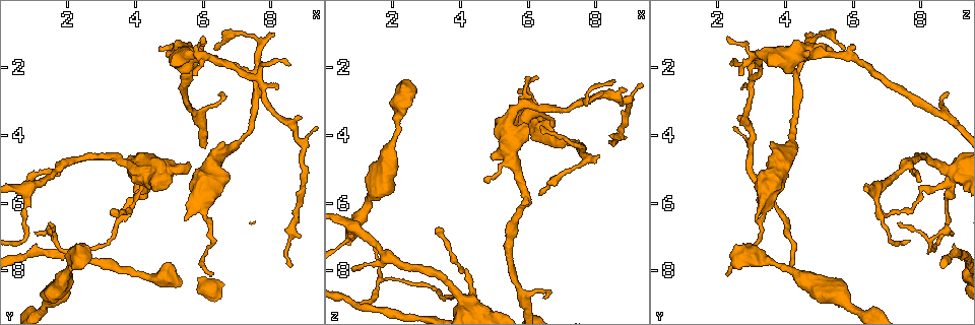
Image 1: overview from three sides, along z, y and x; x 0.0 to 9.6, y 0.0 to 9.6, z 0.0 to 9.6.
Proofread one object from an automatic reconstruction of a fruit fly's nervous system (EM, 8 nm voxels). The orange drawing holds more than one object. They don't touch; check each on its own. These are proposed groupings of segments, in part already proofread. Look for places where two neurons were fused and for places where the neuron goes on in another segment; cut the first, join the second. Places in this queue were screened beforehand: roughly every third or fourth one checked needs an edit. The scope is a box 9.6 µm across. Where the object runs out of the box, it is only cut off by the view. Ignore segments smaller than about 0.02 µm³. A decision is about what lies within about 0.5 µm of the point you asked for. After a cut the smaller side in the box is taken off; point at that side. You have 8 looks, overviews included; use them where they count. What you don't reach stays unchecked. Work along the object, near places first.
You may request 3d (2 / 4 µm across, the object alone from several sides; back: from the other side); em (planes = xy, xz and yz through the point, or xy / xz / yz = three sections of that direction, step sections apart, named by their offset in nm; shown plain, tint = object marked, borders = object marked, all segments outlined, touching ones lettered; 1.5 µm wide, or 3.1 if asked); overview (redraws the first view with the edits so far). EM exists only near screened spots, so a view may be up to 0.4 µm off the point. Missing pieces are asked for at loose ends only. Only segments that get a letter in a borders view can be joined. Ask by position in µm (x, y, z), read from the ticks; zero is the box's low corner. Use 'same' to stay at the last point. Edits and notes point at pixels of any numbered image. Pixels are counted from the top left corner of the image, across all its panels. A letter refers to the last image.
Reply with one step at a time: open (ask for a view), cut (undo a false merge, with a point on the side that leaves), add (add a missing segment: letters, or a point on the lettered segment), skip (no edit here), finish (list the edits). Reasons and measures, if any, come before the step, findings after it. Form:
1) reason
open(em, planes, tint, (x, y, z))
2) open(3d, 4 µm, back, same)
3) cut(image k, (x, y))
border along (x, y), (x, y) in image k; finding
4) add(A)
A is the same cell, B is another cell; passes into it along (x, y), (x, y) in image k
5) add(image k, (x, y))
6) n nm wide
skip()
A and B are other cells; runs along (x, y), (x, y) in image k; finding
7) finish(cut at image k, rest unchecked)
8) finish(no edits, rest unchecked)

open(3d, 4 µm, (6.70, 4.25, 3.55))

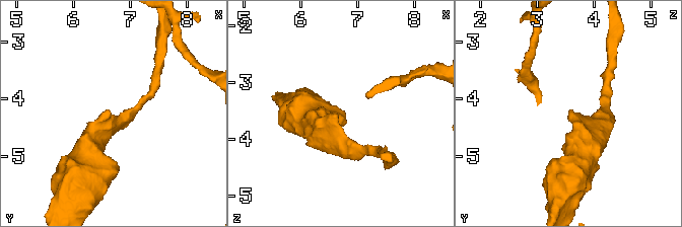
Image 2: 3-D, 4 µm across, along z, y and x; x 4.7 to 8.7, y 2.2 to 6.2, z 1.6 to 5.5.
open(em, yz, step 4, tint, (6.65, 4.25, 3.60))

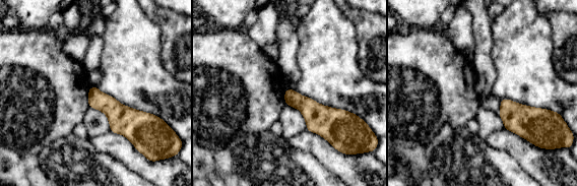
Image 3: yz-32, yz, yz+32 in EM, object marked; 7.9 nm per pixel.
open(em, planes, borders, same)

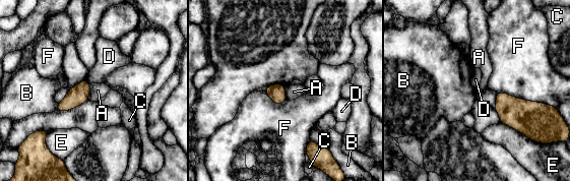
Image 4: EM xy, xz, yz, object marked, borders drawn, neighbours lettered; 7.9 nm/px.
skip()
A, B, C, D, E and F are other cells; border along (89, 83), (87, 99) in image 4; no lettered segment goes on from it

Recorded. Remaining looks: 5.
free end
open(3d, 4 µm, back, (6.05, 1.10, 2.25))

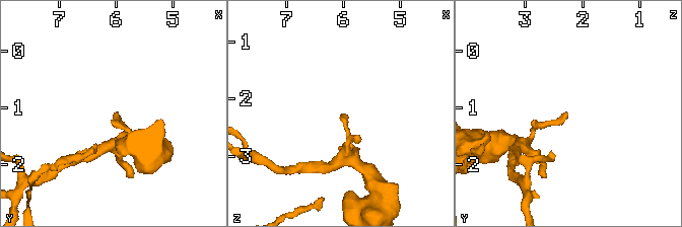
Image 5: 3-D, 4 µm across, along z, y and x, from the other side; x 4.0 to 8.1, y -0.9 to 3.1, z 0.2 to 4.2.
open(em, planes, borders, (6.05, 1.05, 2.30))

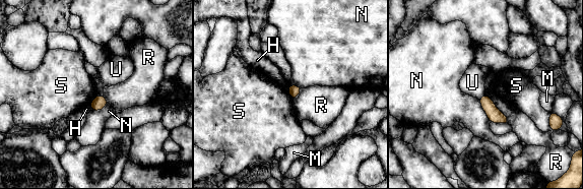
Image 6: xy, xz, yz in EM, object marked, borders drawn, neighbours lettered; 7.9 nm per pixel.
skip()
H, M, N, R, S and U are other cells; border along (484, 93), (508, 118), (508, 123) in image 6; no lettered segment goes on from it

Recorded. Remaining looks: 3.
thin end
open(3d, 4 µm, back, (8.15, 0.95, 4.60))

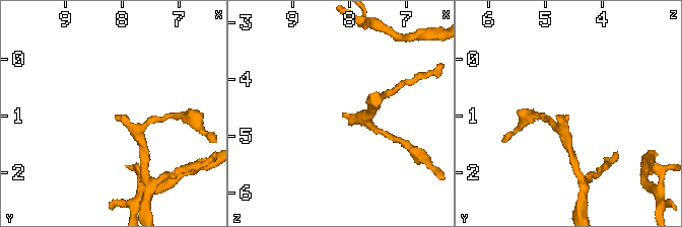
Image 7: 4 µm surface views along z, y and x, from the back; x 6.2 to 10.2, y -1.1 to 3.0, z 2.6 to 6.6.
open(em, planes, tint, (8.10, 1.00, 4.55))

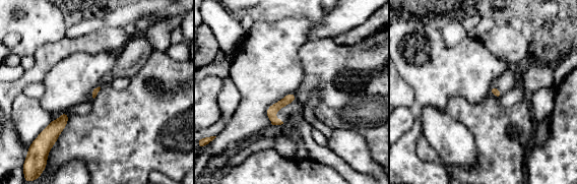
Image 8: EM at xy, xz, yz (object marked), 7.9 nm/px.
open(em, planes, borders, same)

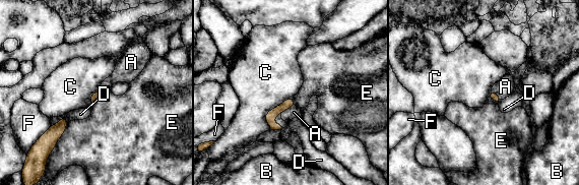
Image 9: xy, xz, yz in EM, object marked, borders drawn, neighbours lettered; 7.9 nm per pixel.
add(A)
A is the same cell, B, C, D, E and F are other cells; passes into it along (270, 116), (287, 108), (294, 112) in image 9; it goes on there

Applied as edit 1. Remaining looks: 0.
finish(add at image 9, rest unchecked)

